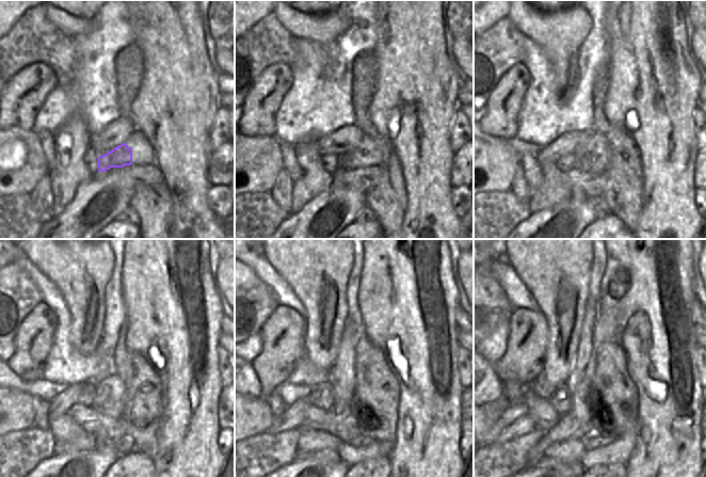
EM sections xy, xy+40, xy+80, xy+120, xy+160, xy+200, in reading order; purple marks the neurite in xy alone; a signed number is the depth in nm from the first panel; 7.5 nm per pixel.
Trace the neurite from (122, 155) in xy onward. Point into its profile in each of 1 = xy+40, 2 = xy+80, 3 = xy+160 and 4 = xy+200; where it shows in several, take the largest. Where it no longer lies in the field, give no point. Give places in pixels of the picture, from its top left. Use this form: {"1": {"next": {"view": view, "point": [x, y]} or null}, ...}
{"1": {"next": {"view": "xy+40", "point": [359, 156]}}, "2": {"next": {"view": "xy+80", "point": [592, 156]}}, "3": {"next": {"view": "xy+160", "point": [341, 378]}}, "4": {"next": {"view": "xy+200", "point": [596, 330]}}}

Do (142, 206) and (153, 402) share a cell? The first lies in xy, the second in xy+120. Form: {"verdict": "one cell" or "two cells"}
{"verdict": "one cell"}

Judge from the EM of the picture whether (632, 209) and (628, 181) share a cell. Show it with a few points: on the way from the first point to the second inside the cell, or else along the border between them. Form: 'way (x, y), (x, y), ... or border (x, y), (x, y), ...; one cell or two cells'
way (628, 203), (628, 188); one cell

